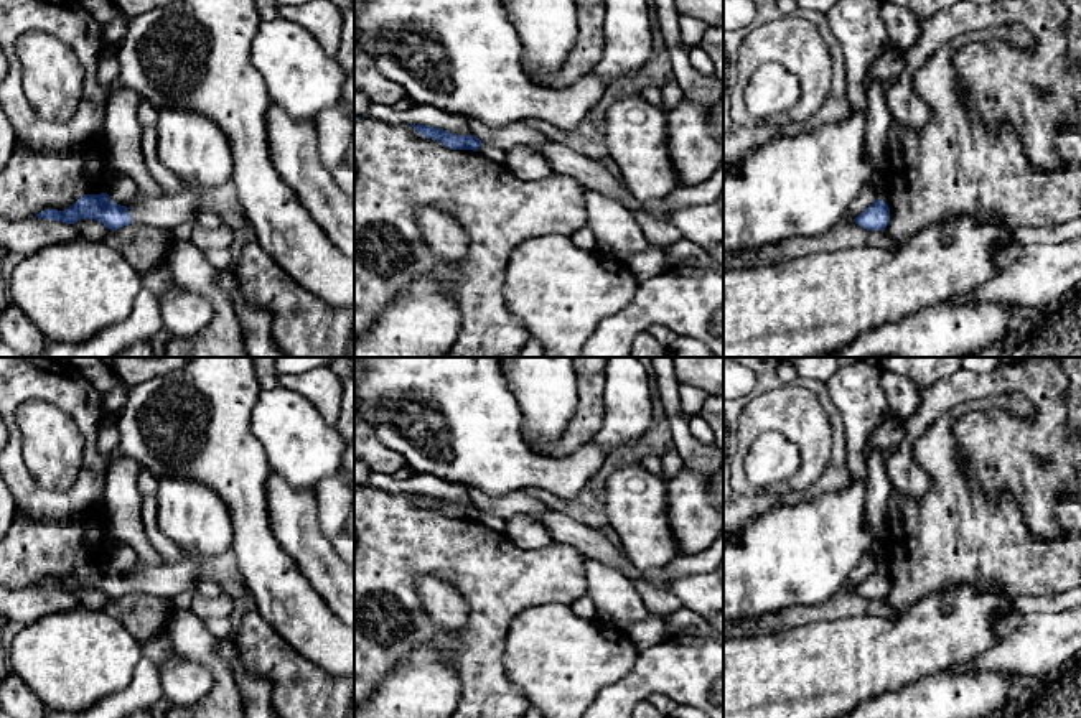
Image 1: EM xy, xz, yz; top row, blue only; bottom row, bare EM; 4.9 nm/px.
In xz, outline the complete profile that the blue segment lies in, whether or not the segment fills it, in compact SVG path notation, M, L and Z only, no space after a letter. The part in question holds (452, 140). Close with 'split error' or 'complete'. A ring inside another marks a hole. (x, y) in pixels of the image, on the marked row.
M410 124L410 127L414 127L420 135L432 138L432 140L437 140L437 142L443 143L445 147L452 148L452 150L478 152L478 148L483 143L475 135L456 135L456 133L450 133L443 128L437 128L437 127L430 127L430 125Z | complete

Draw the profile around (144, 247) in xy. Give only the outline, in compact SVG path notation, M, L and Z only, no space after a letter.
M129 224L102 239L125 257L140 275L166 263L173 247L173 231L147 224Z

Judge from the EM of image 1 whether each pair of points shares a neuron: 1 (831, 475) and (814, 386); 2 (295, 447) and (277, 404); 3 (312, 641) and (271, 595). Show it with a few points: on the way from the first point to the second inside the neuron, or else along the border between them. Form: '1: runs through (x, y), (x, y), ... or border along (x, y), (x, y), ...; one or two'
1: runs through (837, 453), (837, 424), (829, 407); one
2: runs through (290, 437), (290, 428), (280, 414); one
3: runs through (305, 629), (282, 606); one

